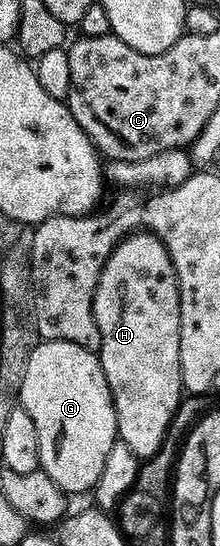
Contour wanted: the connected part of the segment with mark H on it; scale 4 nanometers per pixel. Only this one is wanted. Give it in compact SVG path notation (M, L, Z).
M139 229L126 235L114 244L112 253L106 258L104 269L98 278L96 293L94 294L94 320L100 329L100 345L97 349L98 360L102 363L104 377L108 381L108 389L112 393L112 401L116 409L116 425L118 426L118 439L132 453L136 453L139 461L151 459L154 454L162 448L162 442L166 440L166 431L170 427L174 415L178 411L178 405L184 398L184 388L182 385L182 370L180 369L180 289L176 281L176 269L172 265L172 257L168 249L162 244L161 238L157 234L149 235L149 230Z

